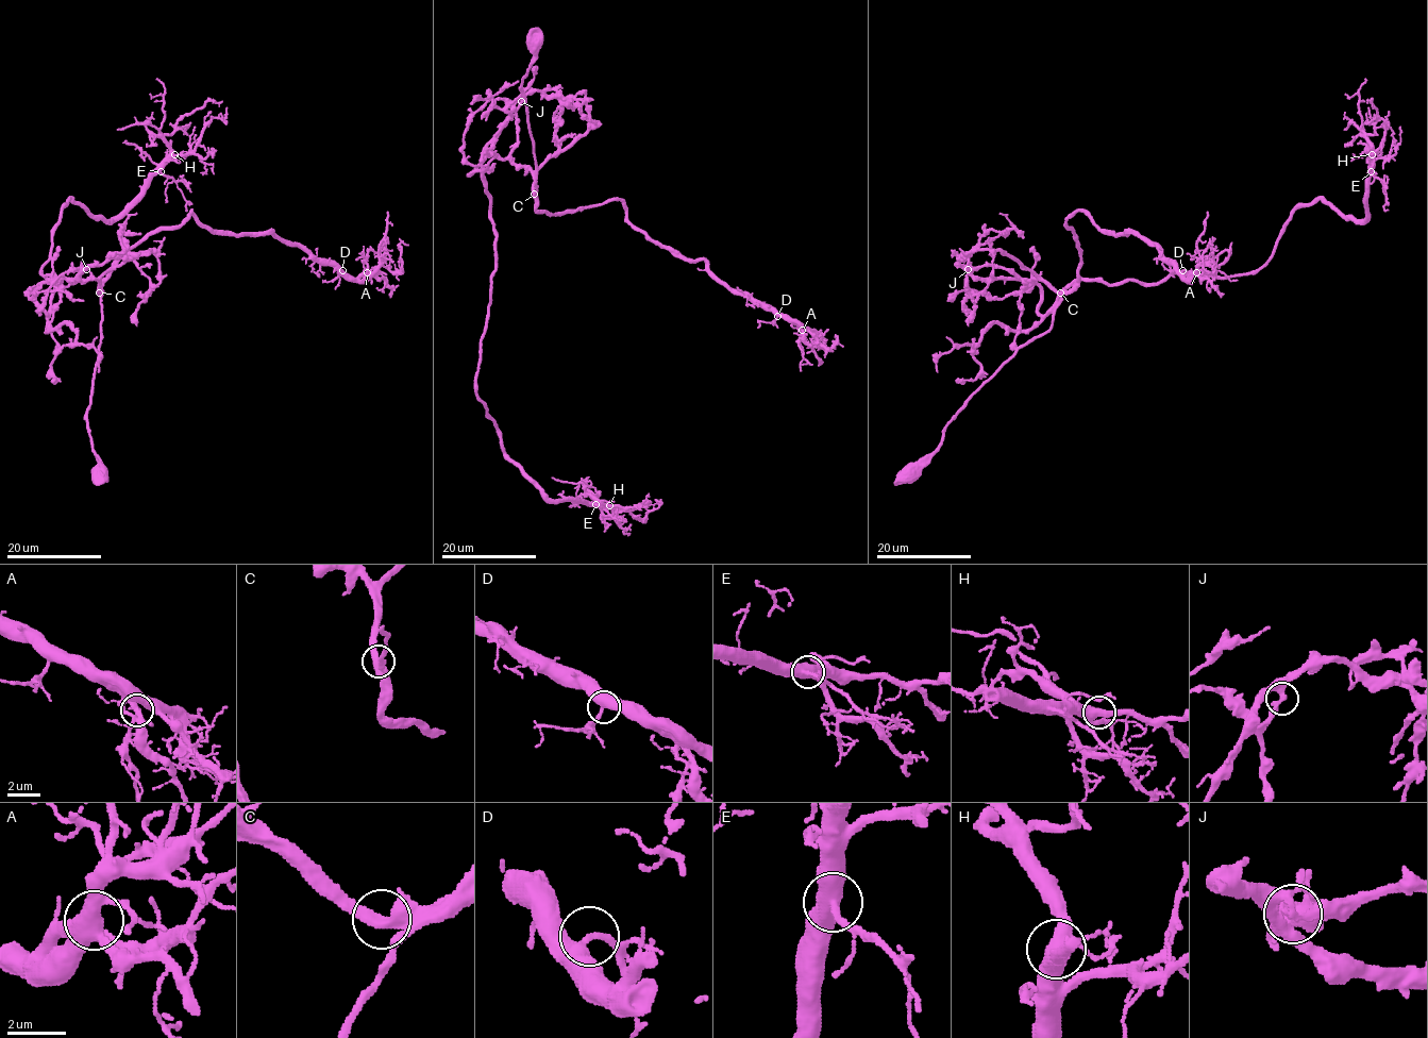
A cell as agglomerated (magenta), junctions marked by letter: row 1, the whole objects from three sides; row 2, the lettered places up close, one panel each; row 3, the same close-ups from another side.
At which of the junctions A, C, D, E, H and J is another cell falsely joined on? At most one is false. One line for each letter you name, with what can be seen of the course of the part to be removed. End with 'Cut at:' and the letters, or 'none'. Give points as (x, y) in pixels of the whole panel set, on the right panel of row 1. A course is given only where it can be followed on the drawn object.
J: course (968, 269), (1032, 281), (1042, 315), (1079, 280), (1255, 273), (1298, 207), (1320, 199), (1366, 217), (1370, 101)
Cut at: J

